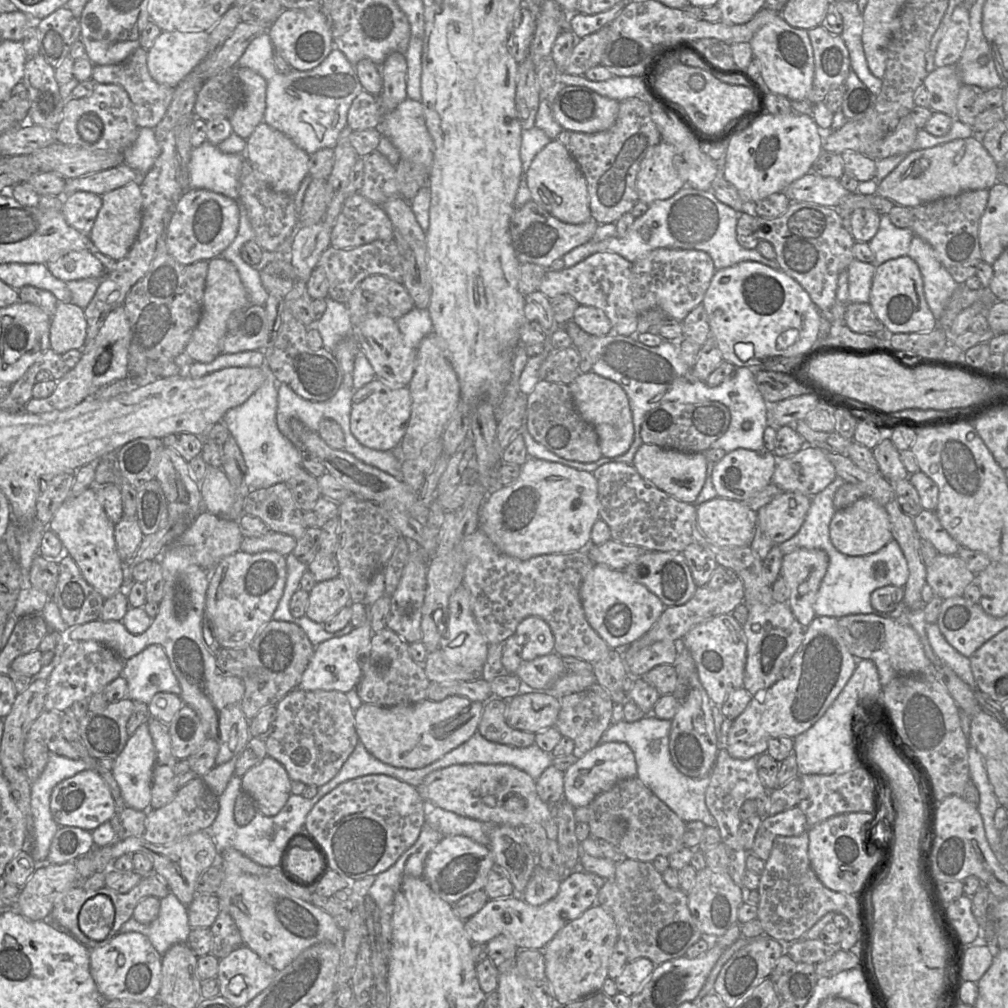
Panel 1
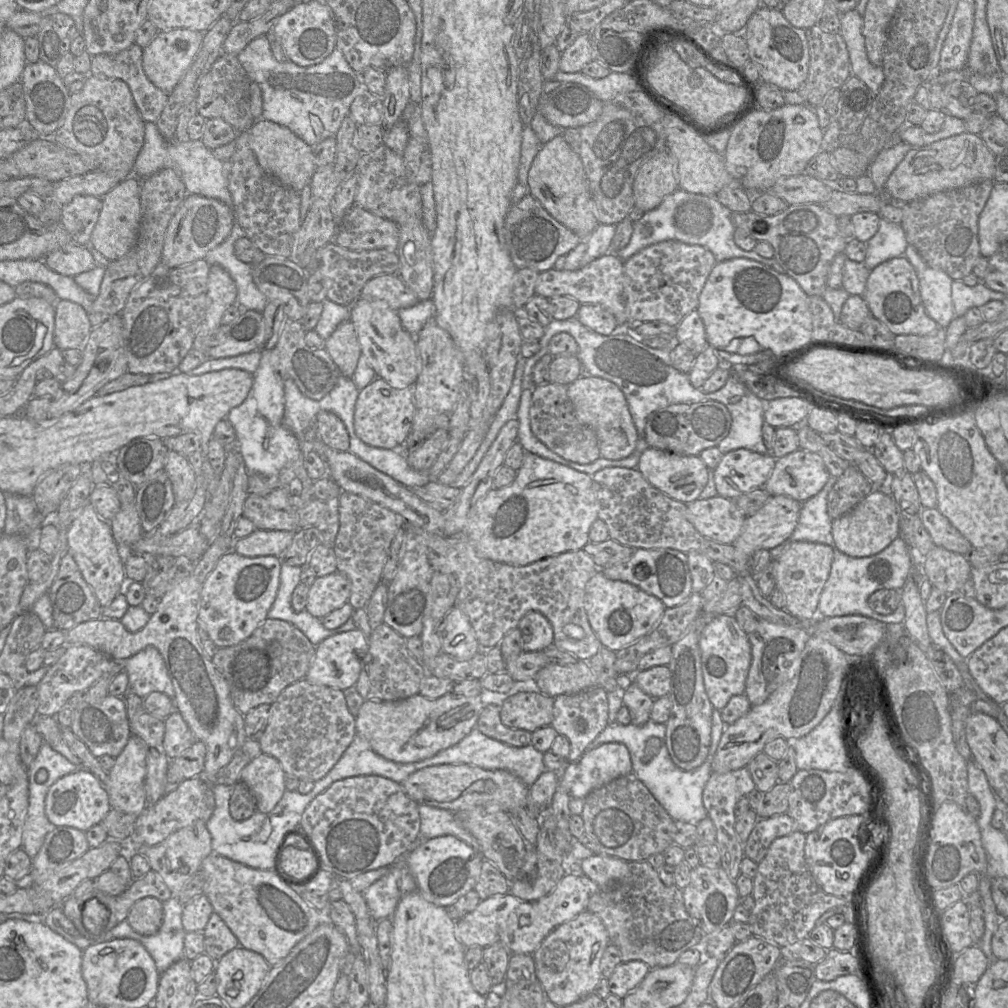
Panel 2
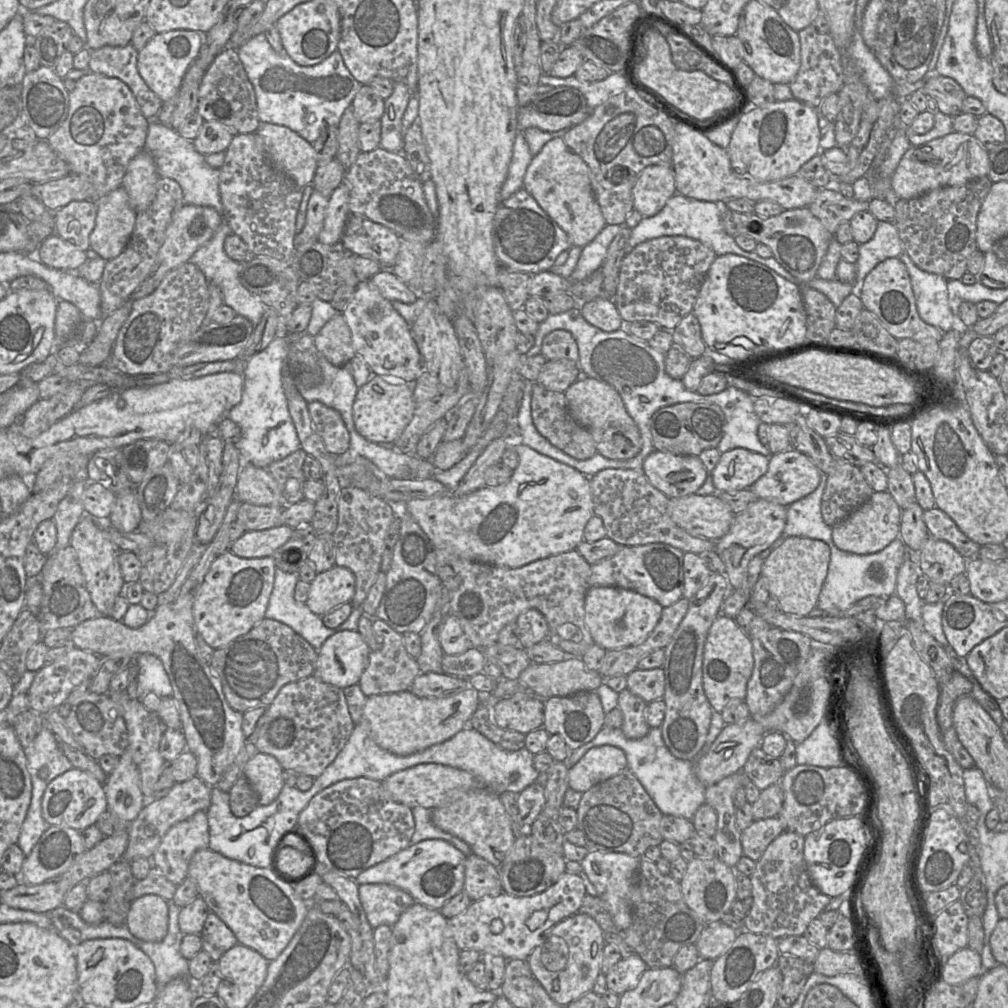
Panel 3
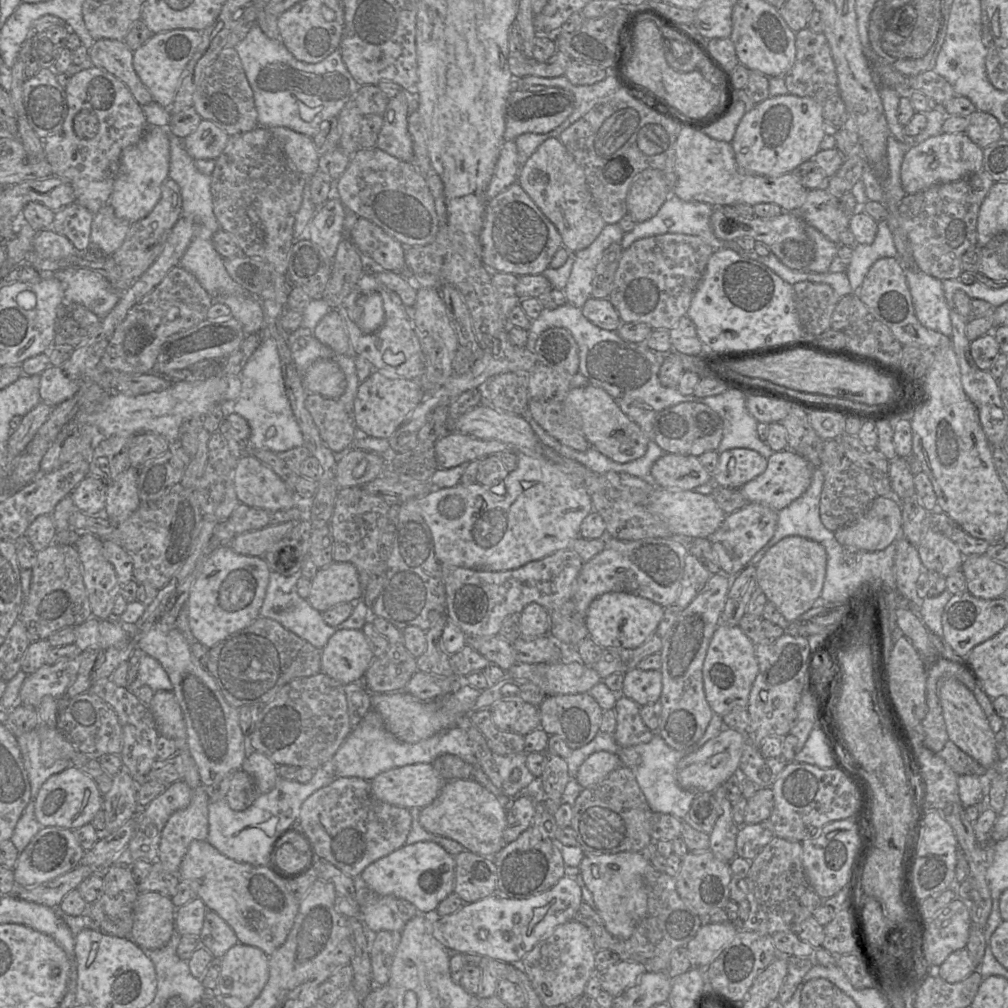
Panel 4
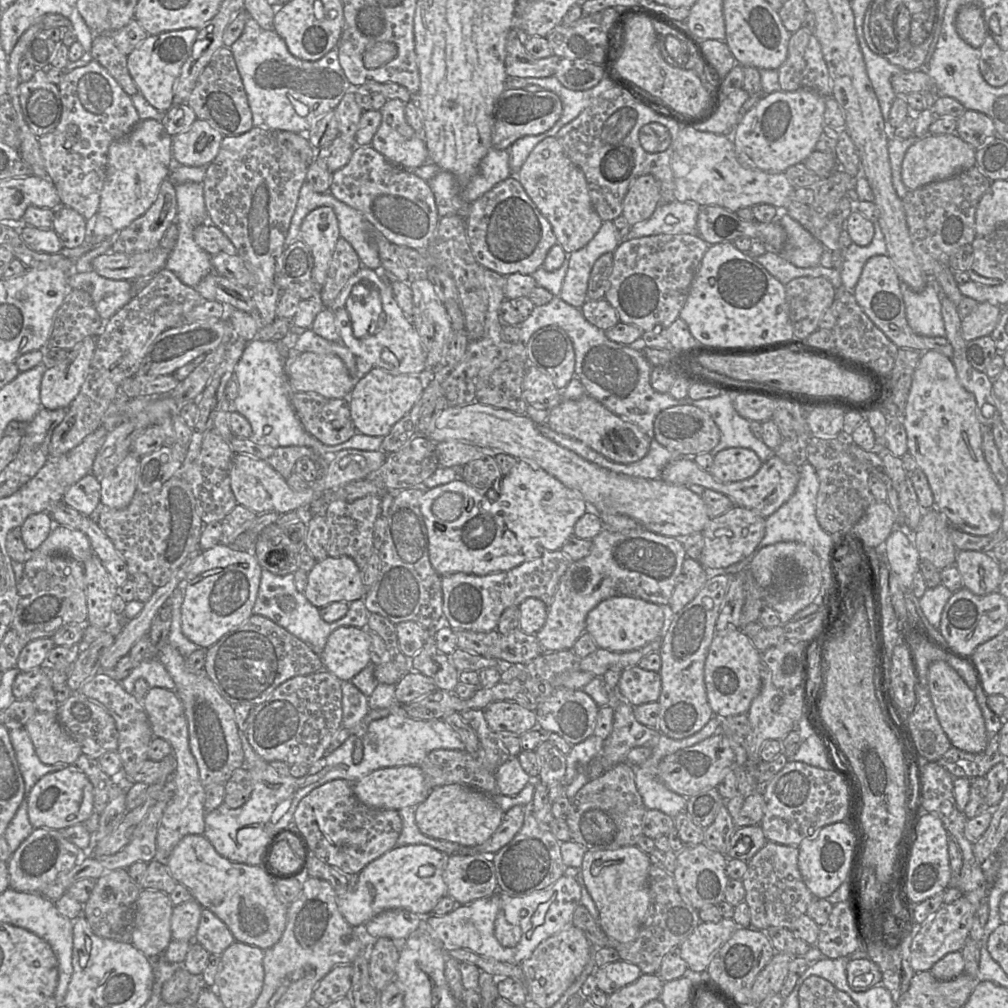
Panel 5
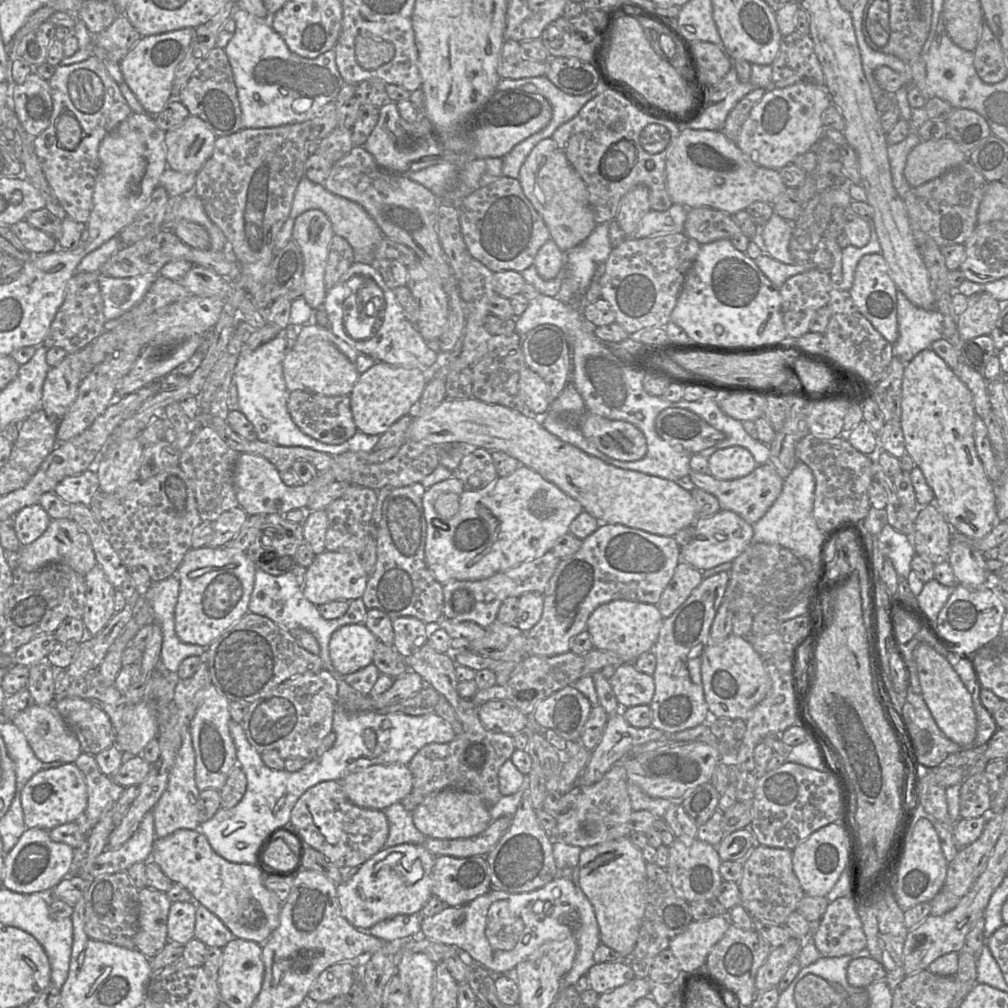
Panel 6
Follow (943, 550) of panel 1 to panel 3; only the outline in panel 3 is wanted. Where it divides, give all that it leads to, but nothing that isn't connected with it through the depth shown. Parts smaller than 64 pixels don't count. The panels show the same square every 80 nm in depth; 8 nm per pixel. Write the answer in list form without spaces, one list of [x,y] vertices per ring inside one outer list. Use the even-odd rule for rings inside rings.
[[[938,507],[924,511],[923,520],[931,537],[952,544],[967,560],[977,557],[981,546],[970,540]]]

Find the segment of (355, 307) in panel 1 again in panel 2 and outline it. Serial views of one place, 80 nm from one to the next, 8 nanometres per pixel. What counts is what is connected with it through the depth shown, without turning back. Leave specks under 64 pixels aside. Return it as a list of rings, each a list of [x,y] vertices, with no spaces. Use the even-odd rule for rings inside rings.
[[[382,274],[368,280],[360,298],[366,300],[383,300],[393,310],[409,308],[419,299],[398,274]]]

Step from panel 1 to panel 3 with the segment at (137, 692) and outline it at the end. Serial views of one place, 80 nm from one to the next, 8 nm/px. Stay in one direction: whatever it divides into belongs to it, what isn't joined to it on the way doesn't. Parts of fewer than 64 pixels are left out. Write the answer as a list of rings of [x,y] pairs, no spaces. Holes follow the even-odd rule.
[[[142,653],[137,655],[134,661],[139,667],[137,684],[139,699],[149,692],[155,693],[160,698],[173,695],[169,677],[161,660],[157,656]]]

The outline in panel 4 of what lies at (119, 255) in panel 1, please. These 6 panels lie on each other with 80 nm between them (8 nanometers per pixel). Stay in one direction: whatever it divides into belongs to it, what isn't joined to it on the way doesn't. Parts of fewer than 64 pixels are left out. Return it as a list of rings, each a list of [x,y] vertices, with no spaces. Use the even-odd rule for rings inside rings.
[[[104,205],[92,221],[92,249],[110,257],[123,244],[130,226],[128,221],[116,217],[110,205]]]

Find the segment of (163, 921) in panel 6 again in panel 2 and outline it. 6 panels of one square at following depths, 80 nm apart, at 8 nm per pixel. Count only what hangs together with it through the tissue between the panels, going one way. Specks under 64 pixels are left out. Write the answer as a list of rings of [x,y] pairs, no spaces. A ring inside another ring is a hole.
[[[151,896],[139,899],[131,907],[126,921],[141,935],[156,934],[163,922],[163,902]]]

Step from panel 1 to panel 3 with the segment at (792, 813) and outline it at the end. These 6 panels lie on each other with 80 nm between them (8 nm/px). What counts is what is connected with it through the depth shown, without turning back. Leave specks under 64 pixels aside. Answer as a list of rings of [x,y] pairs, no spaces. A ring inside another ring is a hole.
[[[779,817],[754,820],[749,827],[741,831],[743,855],[756,862],[771,841],[785,831],[785,824]]]

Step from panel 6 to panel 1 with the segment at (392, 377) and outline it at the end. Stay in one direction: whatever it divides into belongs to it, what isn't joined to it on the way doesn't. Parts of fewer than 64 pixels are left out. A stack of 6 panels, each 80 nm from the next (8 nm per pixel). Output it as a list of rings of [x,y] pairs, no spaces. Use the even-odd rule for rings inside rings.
[[[373,380],[355,390],[350,413],[350,429],[364,446],[388,451],[396,447],[404,437],[411,415],[411,396],[408,387],[392,389],[378,380]]]

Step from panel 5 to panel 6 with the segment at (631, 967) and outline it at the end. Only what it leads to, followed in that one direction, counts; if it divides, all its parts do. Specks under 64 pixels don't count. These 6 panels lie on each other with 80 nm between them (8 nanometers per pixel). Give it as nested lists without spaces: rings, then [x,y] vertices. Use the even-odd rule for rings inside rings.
[[[622,962],[594,963],[586,976],[590,988],[598,994],[613,990],[635,978],[632,968]]]

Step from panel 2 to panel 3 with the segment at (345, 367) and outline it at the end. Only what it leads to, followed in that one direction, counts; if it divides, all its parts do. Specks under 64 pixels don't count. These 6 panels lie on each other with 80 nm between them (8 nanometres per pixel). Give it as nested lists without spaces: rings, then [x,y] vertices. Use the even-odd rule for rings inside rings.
[[[341,312],[332,317],[314,336],[314,344],[320,356],[336,366],[349,366],[356,355],[350,328]]]

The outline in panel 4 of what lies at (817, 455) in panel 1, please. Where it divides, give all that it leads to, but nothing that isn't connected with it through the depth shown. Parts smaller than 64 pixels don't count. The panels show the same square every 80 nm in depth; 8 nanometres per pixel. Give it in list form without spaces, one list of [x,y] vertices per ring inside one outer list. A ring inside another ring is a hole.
[[[787,448],[774,452],[767,459],[766,470],[739,488],[749,502],[757,502],[779,511],[799,498],[810,486],[813,467],[800,454]]]

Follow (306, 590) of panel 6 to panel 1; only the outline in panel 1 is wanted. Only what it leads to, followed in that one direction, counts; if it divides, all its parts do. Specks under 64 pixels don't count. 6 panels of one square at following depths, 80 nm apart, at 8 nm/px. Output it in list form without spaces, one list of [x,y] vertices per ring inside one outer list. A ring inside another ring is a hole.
[[[337,576],[315,583],[309,592],[306,616],[324,624],[346,605],[350,605],[350,592],[345,581]]]

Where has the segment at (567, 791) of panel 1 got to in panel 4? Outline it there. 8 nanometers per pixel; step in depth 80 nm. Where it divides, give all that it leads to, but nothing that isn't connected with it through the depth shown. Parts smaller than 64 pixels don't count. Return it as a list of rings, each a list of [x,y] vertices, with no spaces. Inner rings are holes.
[[[594,752],[579,767],[575,779],[583,788],[588,788],[605,779],[621,765],[620,758],[614,753]]]

